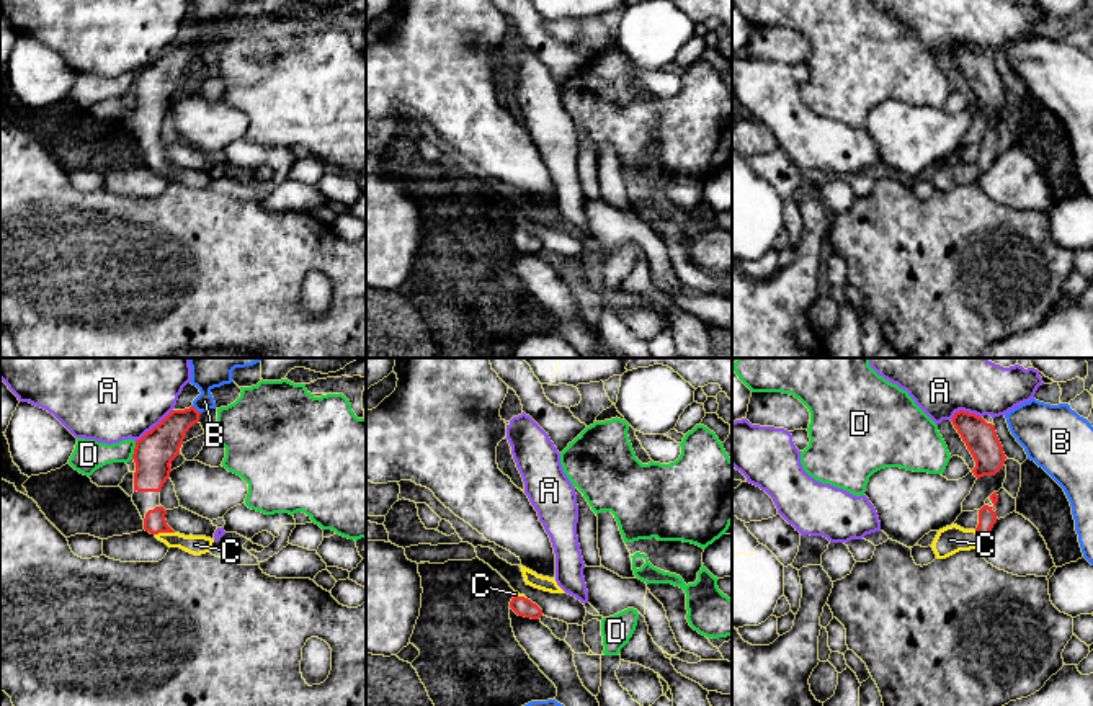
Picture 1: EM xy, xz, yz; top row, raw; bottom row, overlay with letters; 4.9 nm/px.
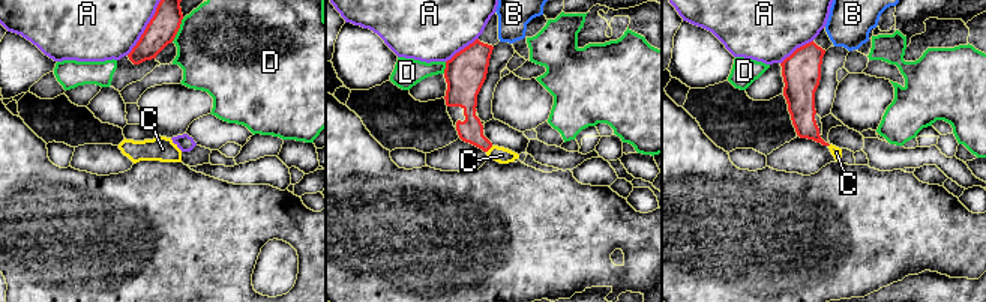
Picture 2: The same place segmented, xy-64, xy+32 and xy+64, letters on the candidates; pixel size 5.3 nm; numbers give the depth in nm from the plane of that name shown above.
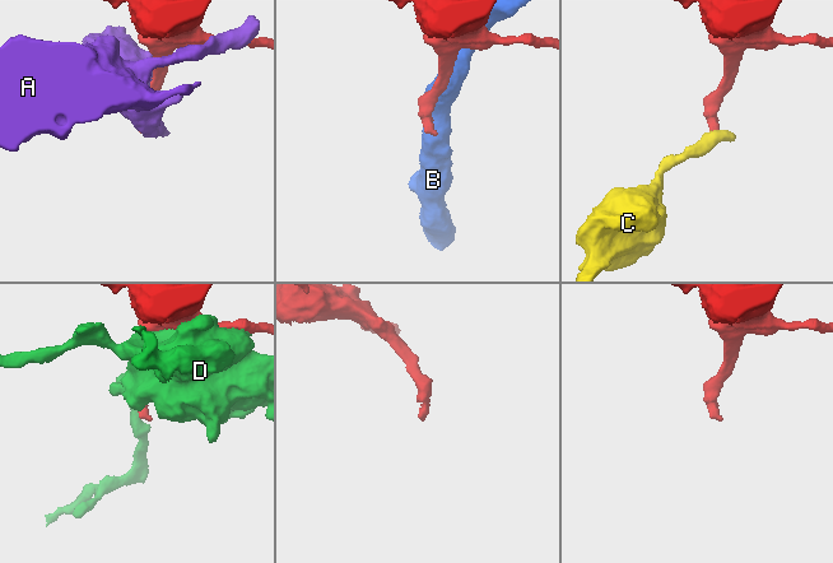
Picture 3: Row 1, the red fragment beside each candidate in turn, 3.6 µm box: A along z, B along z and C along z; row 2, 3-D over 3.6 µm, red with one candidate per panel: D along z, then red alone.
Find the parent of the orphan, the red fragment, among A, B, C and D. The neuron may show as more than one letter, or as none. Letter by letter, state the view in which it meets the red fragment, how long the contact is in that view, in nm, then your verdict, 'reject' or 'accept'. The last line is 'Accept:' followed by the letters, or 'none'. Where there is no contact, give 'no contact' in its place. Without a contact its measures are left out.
A: xy | 240 nm | reject
B: xy | 70 nm | reject
C: xy | 100 nm | accept
D: xy | 90 nm | reject
Accept: C

